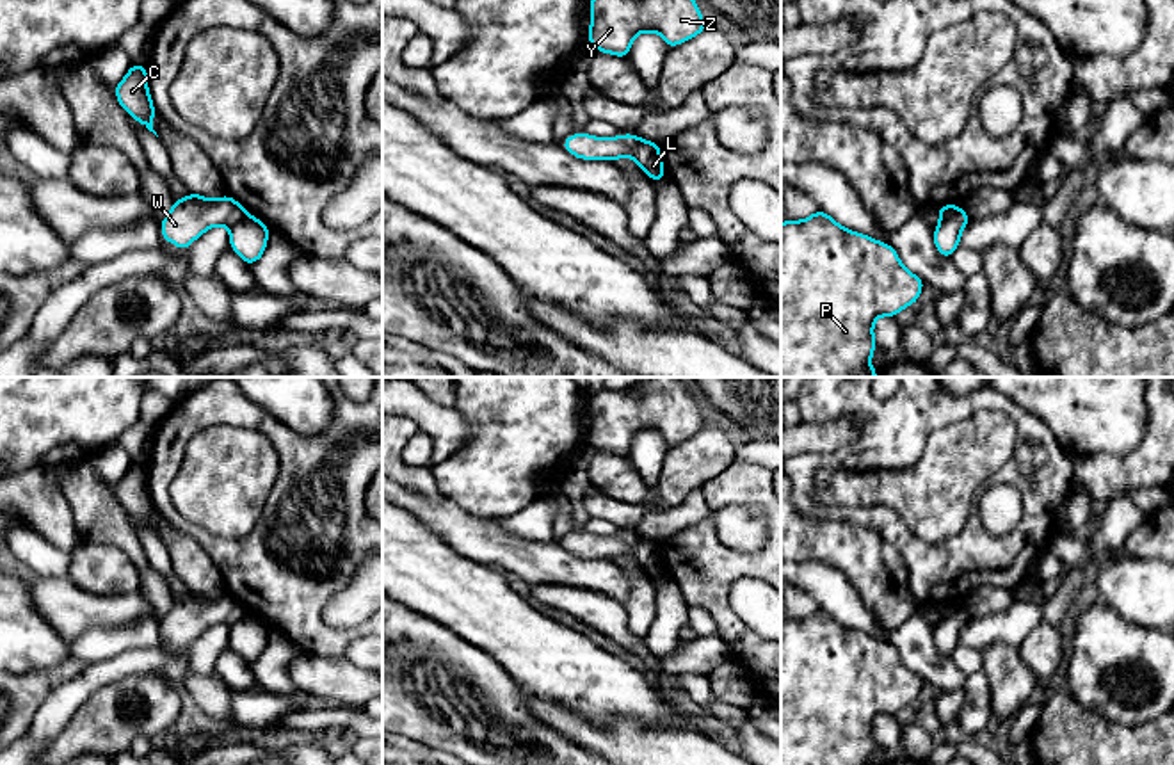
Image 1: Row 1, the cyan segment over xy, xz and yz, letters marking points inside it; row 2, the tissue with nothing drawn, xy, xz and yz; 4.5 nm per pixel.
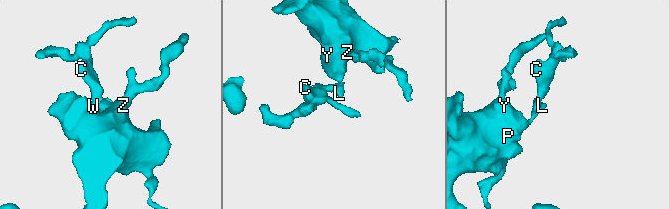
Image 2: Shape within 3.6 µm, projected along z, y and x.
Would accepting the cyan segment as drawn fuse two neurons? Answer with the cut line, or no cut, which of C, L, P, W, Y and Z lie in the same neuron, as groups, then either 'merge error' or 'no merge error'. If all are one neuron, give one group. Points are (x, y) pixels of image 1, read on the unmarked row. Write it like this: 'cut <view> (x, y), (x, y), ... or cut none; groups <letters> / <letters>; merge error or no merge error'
cut yz (961, 605), (941, 620); groups C W / L P Y Z; merge error

